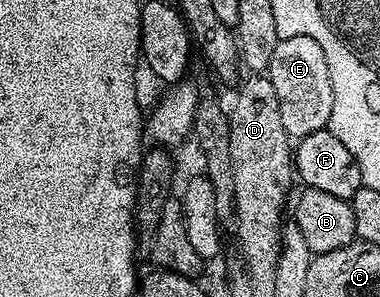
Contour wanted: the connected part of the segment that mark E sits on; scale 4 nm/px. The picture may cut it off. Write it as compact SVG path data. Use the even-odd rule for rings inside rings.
M288 37L279 39L276 53L272 53L272 61L268 78L276 89L276 97L280 101L280 121L284 121L284 129L297 141L308 137L308 133L316 133L329 128L332 117L332 77L328 73L328 60L324 58L324 49L312 41L312 37Z

